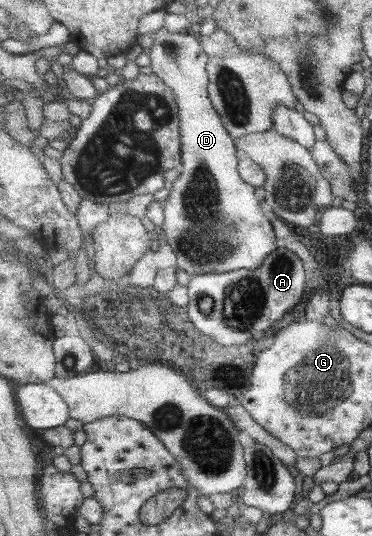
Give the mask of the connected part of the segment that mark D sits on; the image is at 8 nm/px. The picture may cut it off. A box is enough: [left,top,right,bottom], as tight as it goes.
[149,29,281,276]

